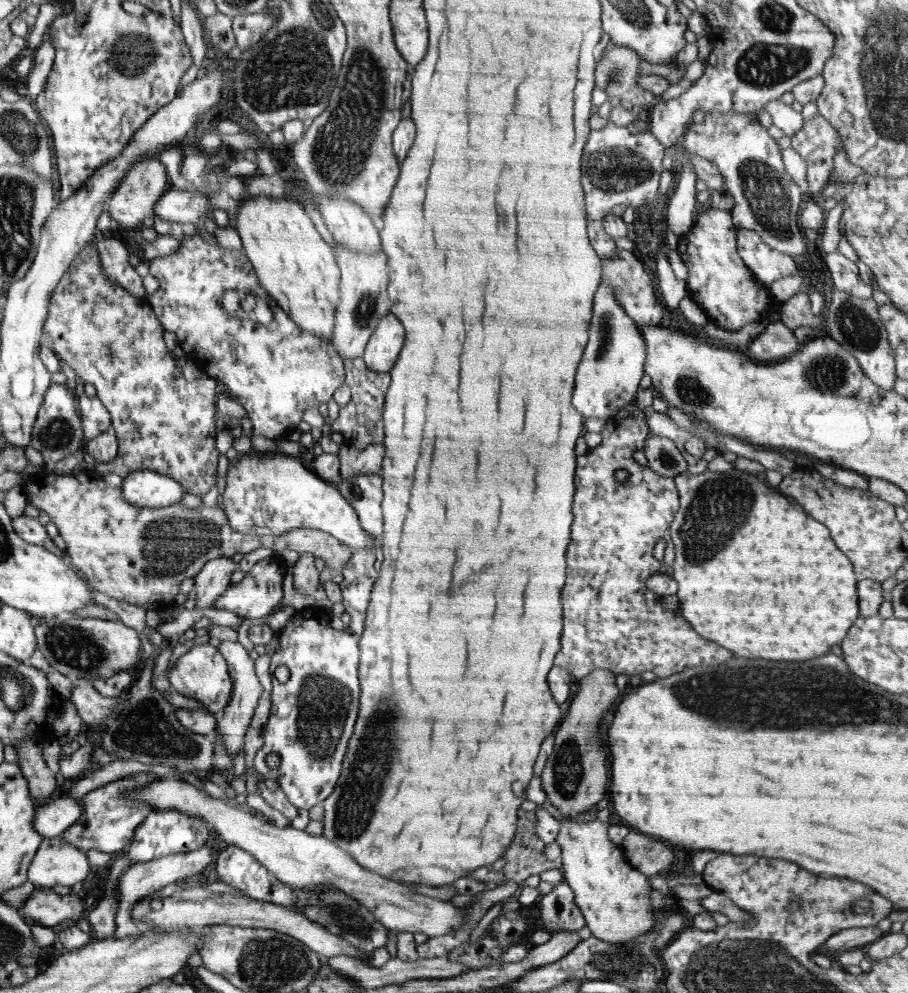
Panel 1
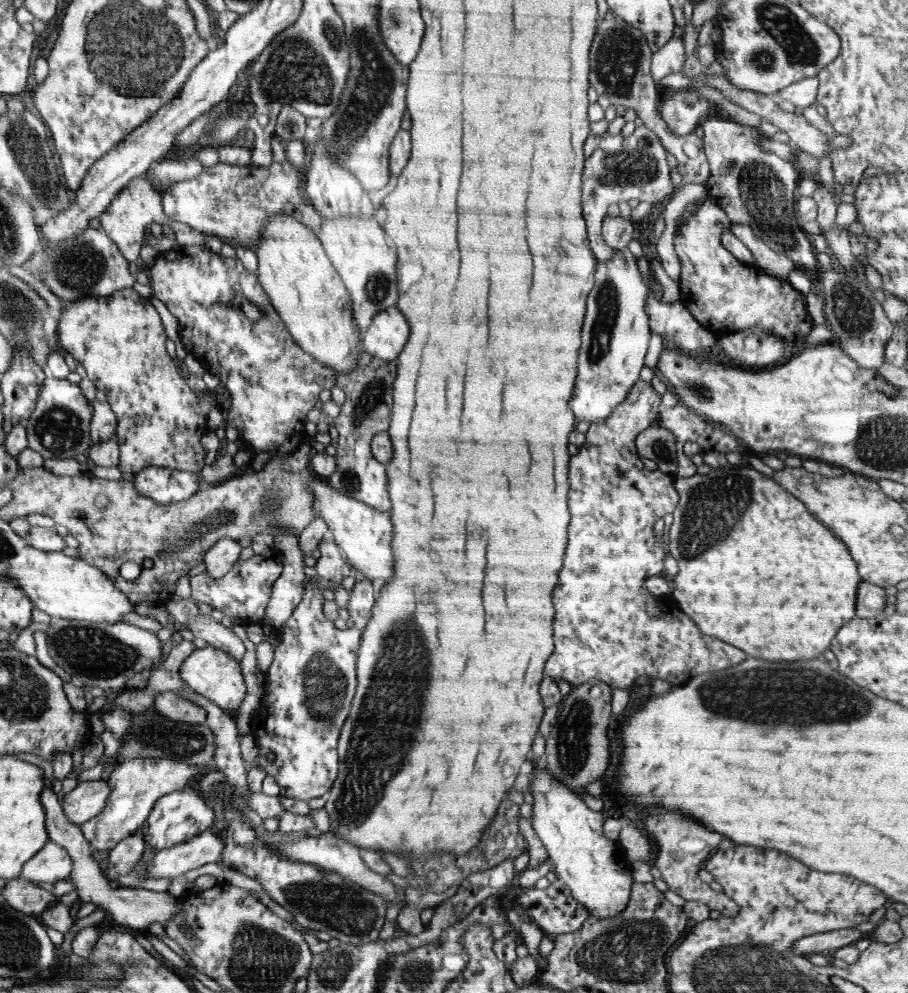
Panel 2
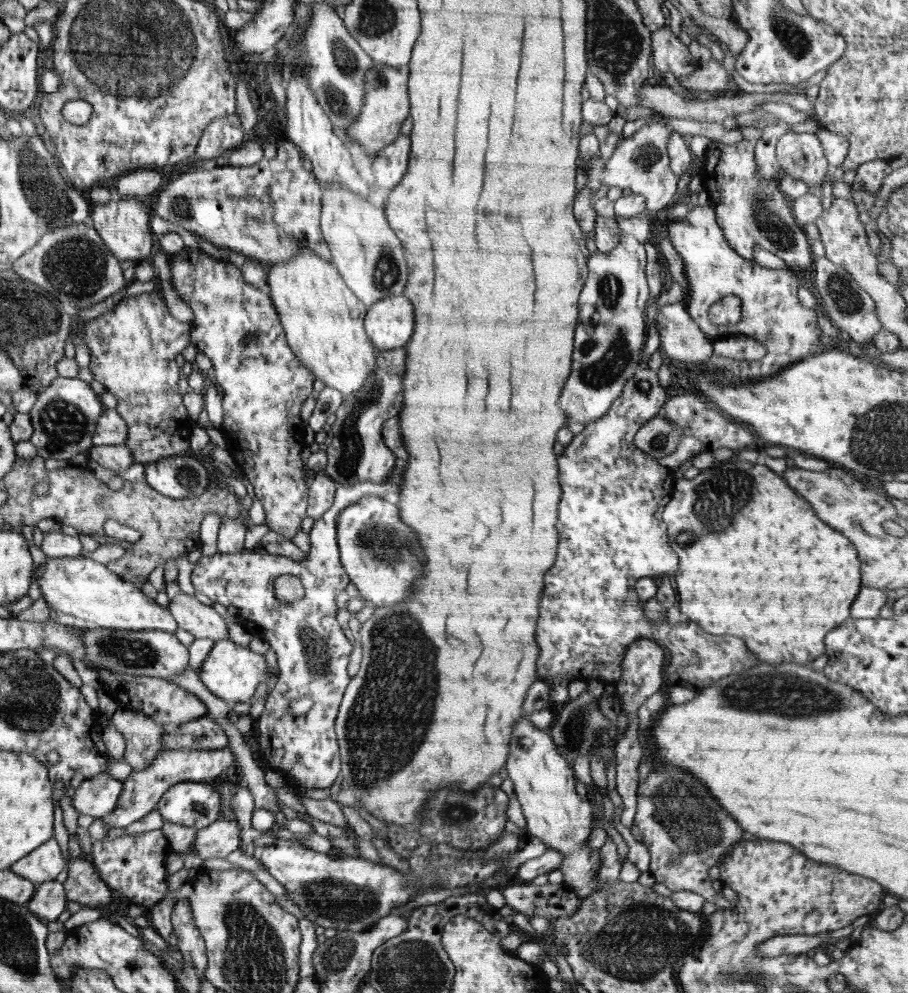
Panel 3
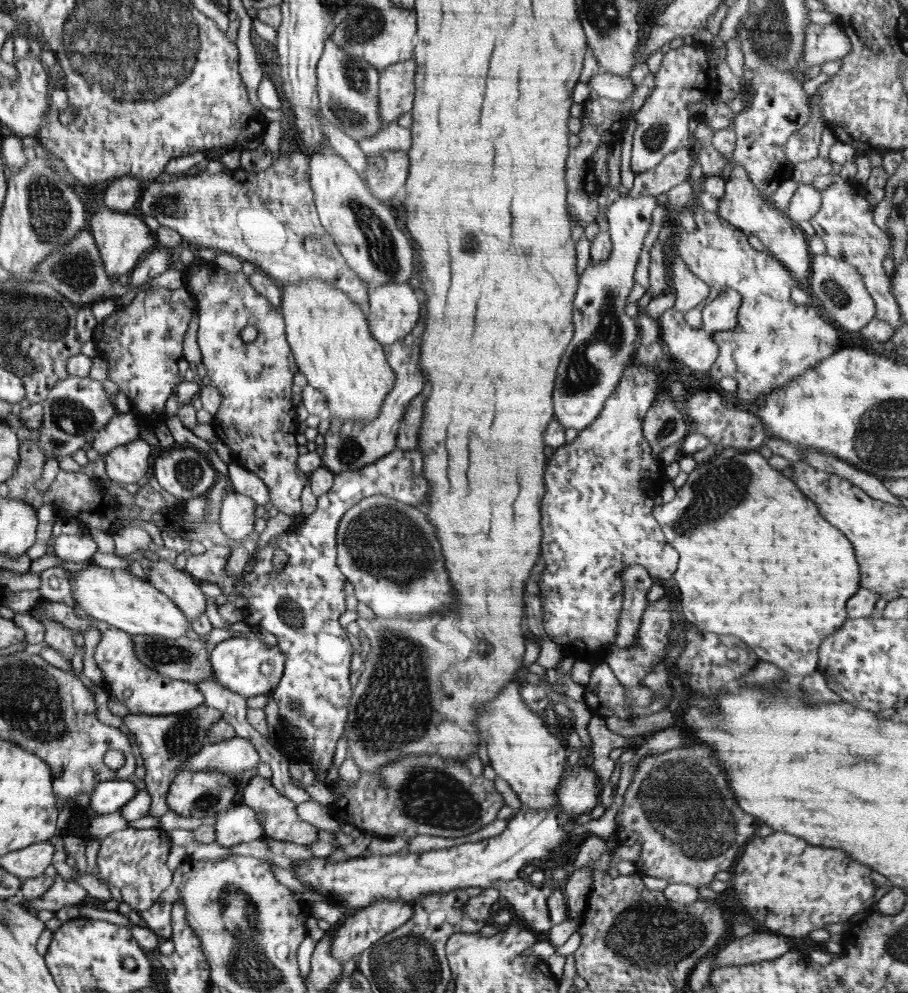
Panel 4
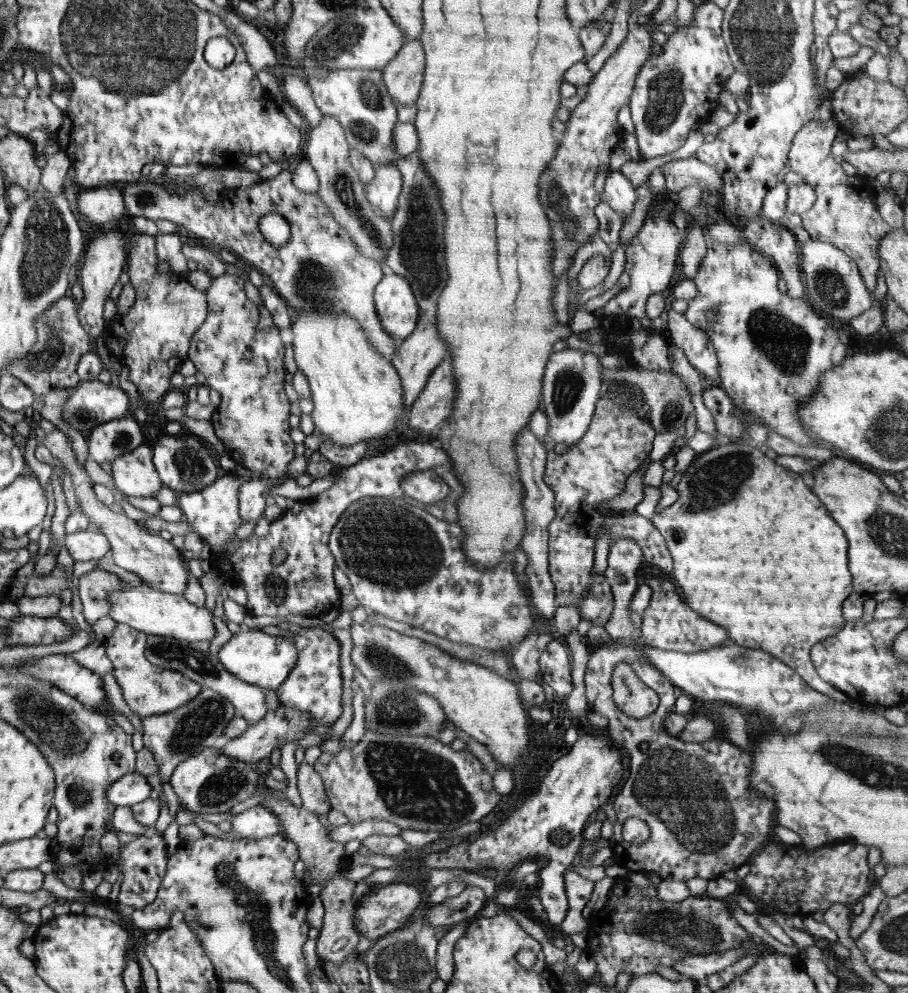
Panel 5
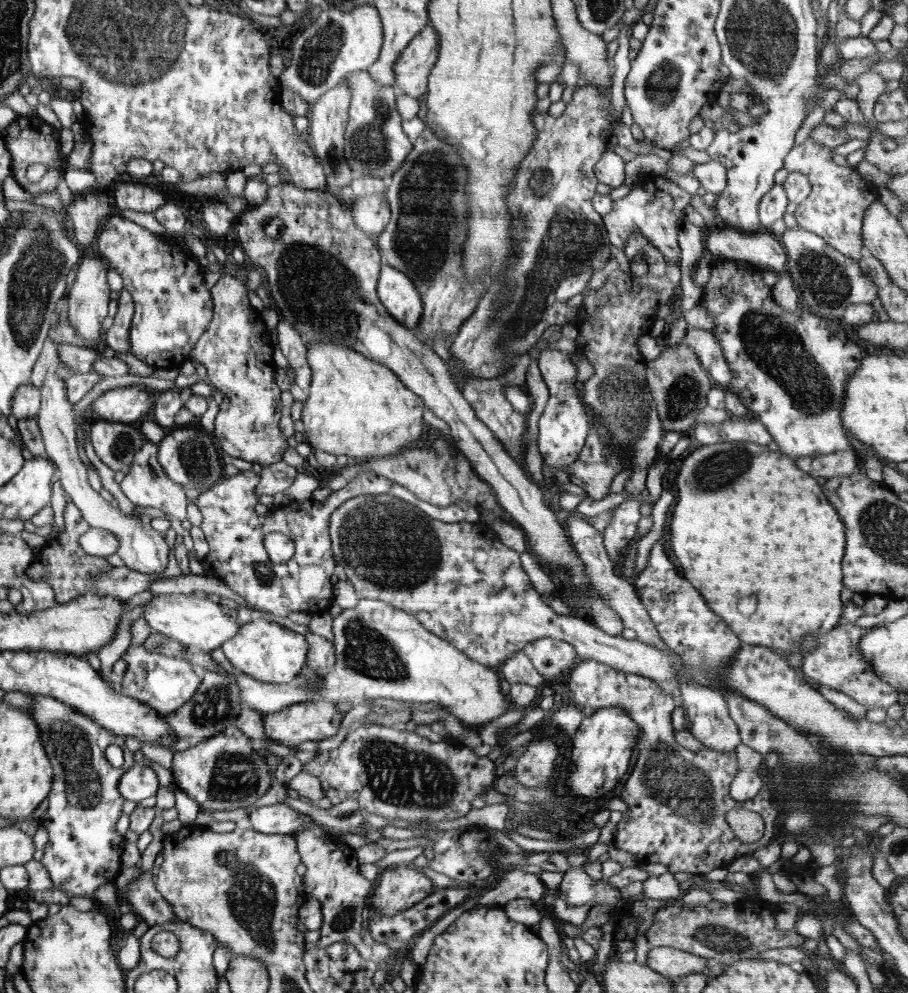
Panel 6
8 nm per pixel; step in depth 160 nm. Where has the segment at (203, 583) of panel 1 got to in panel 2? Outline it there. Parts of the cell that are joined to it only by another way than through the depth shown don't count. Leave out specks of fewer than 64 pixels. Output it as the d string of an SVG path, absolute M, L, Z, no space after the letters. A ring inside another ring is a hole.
M228 537L220 538L204 555L206 572L215 579L223 577L239 560L240 551L241 547L238 541Z

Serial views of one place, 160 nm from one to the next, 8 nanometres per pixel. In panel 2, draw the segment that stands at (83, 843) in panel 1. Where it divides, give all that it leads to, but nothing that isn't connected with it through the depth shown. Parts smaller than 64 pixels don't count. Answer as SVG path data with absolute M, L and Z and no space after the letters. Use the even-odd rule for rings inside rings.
M167 758L123 759L121 765L111 772L109 782L111 793L100 815L78 826L92 849L100 852L114 849L128 837L138 834L152 812L155 802L165 794L184 788L193 778L202 778L208 771L206 765L199 767L186 761Z

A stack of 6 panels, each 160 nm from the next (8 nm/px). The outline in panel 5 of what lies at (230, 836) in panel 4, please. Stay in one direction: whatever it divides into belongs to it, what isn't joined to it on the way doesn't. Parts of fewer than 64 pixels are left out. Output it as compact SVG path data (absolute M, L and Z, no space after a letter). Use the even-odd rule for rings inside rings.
M257 805L236 814L230 820L232 832L242 838L263 838L280 833L280 822L268 807Z

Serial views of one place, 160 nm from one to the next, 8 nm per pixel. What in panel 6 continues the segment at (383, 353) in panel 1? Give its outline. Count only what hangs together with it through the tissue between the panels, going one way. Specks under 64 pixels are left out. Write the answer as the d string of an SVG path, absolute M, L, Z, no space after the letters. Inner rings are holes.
M383 264L377 282L377 295L396 321L408 330L418 329L423 315L423 302L406 274Z

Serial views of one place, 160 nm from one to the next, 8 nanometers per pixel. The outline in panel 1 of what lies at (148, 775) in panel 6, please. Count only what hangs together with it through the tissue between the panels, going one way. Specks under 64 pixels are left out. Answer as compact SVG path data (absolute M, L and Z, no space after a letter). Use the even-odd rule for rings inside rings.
M62 793L58 799L37 805L33 826L44 840L61 837L62 833L80 819L82 808L81 799Z

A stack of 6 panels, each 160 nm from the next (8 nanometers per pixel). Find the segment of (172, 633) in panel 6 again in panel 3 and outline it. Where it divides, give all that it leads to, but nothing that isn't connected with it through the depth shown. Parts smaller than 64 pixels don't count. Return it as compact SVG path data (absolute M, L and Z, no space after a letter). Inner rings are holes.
M84 556L47 557L46 565L38 569L35 578L51 610L72 615L90 629L162 630L176 633L177 624L168 607L151 600L133 582L128 582L105 564Z

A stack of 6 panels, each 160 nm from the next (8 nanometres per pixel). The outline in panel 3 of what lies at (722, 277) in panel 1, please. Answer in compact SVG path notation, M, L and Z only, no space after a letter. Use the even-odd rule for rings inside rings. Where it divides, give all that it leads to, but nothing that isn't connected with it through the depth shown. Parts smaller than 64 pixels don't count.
M710 204L698 205L690 211L685 211L684 218L674 220L669 224L669 240L685 264L685 277L689 286L689 297L685 306L693 322L698 325L702 333L706 334L706 337L713 343L724 339L724 336L742 335L742 337L750 337L756 340L766 348L766 355L762 360L750 360L748 363L726 359L725 362L714 362L717 369L720 369L720 371L724 369L724 371L729 372L734 380L738 382L764 380L776 377L788 366L826 350L827 347L820 342L820 336L823 336L823 334L818 325L817 312L798 302L797 290L800 280L795 272L788 269L777 270L761 266L756 261L745 259L734 251L722 233L722 228L717 223L715 207ZM727 294L735 294L740 297L741 318L732 325L712 324L709 319L709 308Z

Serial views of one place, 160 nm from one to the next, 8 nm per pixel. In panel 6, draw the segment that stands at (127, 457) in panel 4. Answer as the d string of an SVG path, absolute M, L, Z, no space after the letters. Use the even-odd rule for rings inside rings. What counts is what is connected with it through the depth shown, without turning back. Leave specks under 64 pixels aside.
M145 442L133 458L133 464L130 466L126 476L124 476L124 480L120 482L120 490L136 506L142 506L142 508L158 508L158 510L162 510L162 512L166 512L166 514L170 514L170 516L183 521L186 519L186 506L190 502L186 497L185 488L174 484L166 476L166 472L162 470L162 466L158 462L157 454L158 445Z

